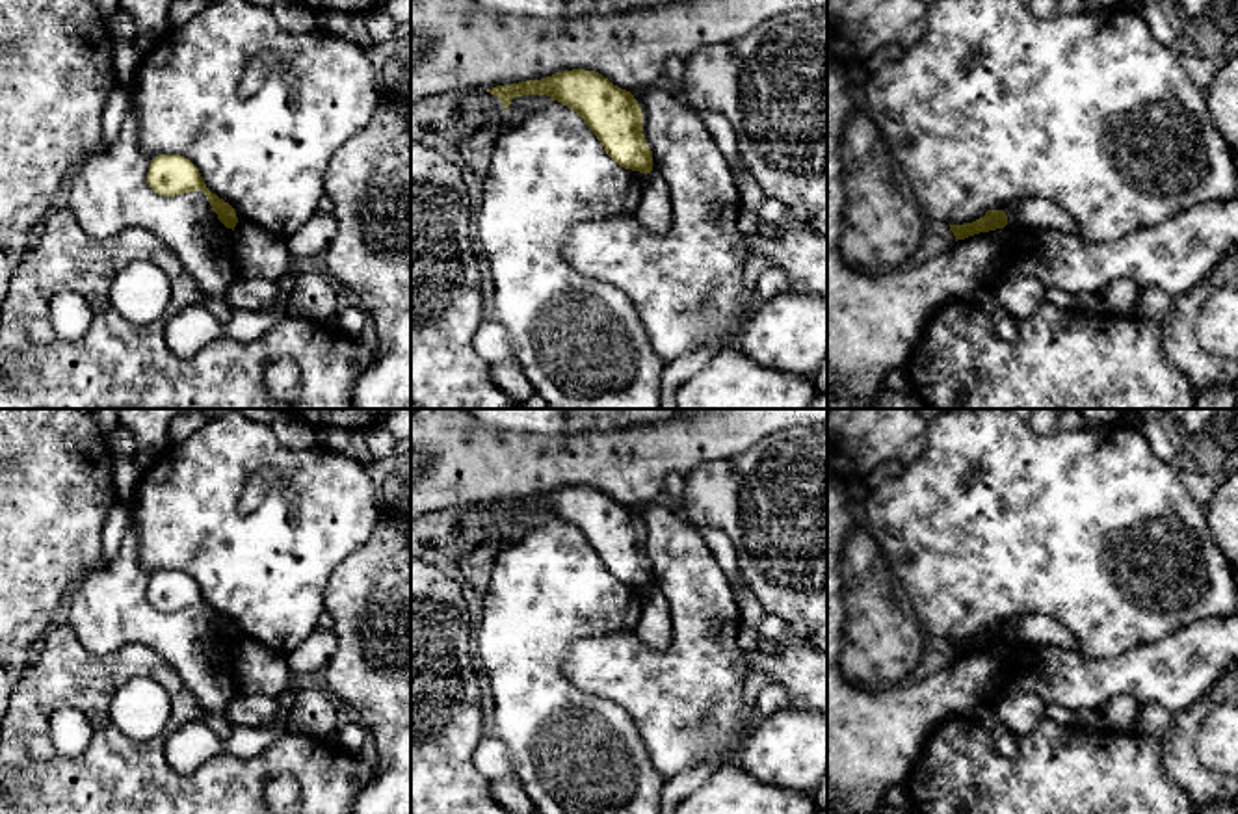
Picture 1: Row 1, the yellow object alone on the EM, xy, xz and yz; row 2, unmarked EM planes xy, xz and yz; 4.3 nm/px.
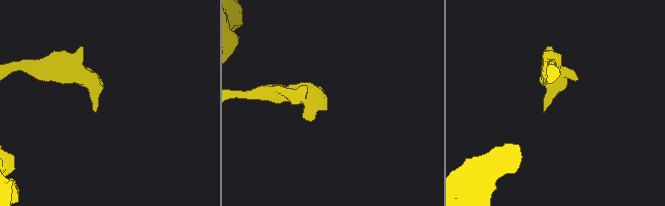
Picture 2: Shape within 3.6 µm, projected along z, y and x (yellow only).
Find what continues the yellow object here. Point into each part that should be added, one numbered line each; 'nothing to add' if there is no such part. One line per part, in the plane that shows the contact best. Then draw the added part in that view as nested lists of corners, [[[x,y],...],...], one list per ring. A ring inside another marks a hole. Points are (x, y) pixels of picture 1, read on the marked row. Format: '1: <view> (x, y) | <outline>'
nothing to add

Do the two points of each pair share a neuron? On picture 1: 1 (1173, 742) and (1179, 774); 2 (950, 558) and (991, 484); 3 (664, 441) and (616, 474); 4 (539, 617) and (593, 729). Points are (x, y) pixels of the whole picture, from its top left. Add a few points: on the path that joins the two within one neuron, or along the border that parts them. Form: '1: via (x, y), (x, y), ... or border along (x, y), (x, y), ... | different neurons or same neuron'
1: via (1179, 749), (1179, 766) | same neuron
2: via (969, 539), (991, 517), (991, 502) | same neuron
3: via (653, 452), (627, 465) | same neuron
4: via (539, 645), (539, 675), (566, 701) | same neuron

